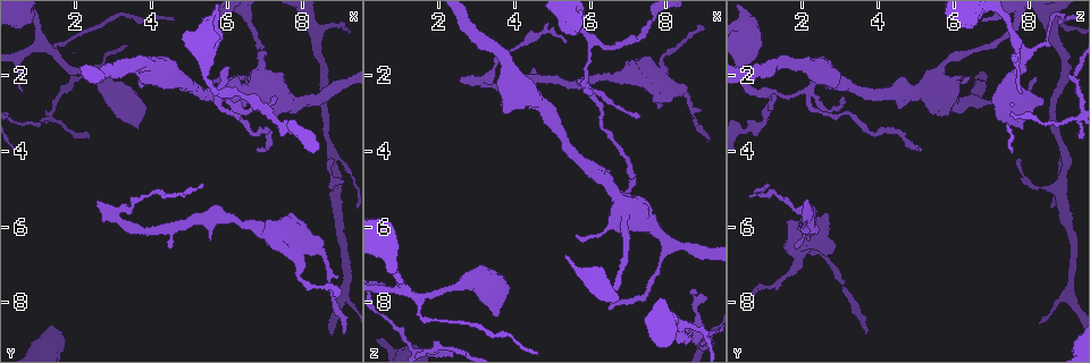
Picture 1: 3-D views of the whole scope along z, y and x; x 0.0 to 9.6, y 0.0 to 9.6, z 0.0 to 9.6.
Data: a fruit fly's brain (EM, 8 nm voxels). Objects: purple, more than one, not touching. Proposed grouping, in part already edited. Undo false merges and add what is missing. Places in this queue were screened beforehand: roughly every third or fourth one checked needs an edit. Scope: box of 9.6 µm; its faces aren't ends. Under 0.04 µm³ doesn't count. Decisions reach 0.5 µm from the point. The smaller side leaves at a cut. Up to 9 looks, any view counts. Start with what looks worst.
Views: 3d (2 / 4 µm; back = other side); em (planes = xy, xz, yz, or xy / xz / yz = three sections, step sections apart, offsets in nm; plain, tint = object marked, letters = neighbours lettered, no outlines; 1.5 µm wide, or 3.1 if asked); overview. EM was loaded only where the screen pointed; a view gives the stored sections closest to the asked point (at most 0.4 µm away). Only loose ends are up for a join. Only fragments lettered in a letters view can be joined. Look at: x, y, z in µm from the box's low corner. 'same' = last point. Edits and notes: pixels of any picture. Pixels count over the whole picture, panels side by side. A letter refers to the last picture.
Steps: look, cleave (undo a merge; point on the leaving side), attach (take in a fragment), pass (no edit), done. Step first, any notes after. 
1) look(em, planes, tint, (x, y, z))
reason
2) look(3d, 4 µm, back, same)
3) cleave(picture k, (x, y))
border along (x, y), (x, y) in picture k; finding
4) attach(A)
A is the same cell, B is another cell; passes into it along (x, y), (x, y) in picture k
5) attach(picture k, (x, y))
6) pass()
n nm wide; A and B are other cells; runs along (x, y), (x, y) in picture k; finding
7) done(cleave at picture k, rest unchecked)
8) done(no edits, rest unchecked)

look(3d, 2 µm, (2.60, 5.25, 2.10))
branch stops here

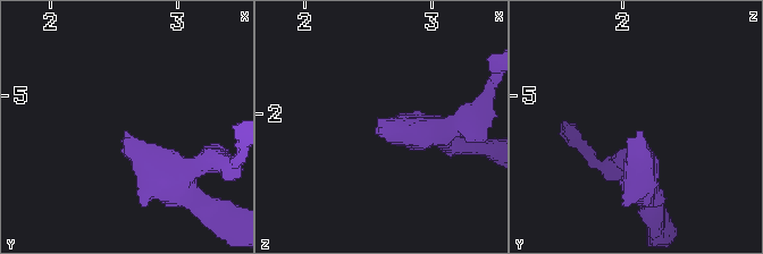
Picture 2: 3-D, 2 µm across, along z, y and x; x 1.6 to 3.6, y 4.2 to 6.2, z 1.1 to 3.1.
look(em, planes, letters, (2.56, 5.30, 2.12))

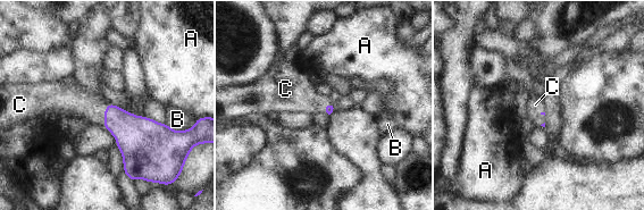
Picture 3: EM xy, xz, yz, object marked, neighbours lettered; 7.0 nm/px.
attach(C)
C touches over 170 nm; C is the same cell, A and B are other cells; the neuron continues

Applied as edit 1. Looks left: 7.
look(overview)

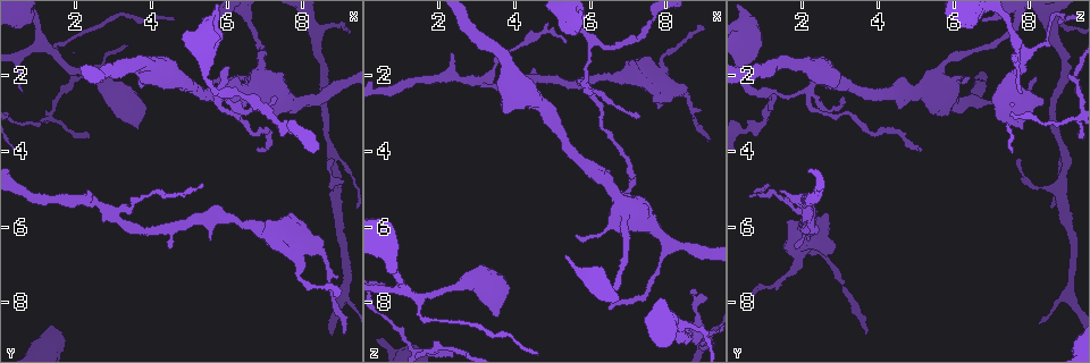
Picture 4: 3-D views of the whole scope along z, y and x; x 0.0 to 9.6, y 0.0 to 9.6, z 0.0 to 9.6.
look(3d, 4 µm, (4.45, 6.60, 1.85))
free end

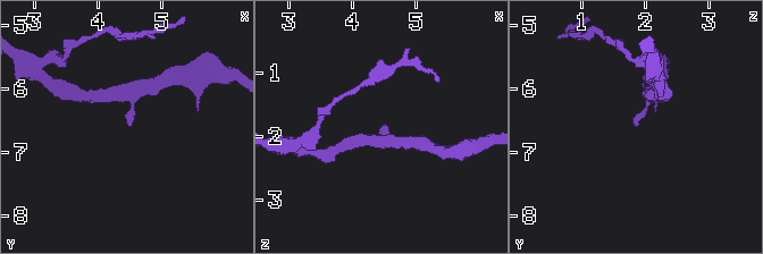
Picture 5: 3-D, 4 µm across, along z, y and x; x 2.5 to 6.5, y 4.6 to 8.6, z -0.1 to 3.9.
look(em, planes, letters, (4.45, 6.55, 1.85))

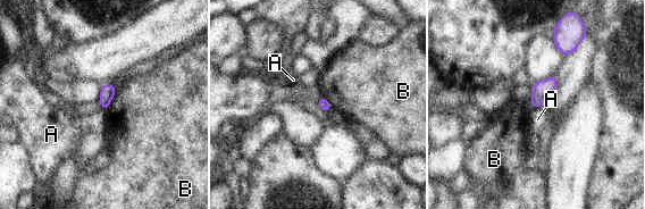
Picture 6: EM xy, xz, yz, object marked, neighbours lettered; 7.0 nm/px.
pass()
A and B are other cells; border along (102, 109), (106, 110) in picture 6; none of them fits

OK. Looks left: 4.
look(em, planes, letters, (7.60, 6.60, 1.50))
an open end

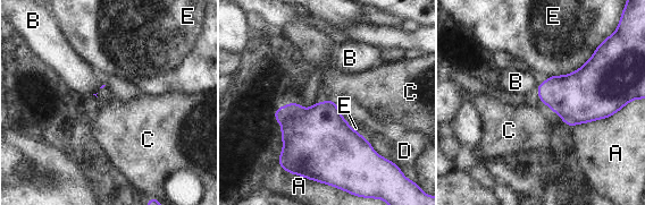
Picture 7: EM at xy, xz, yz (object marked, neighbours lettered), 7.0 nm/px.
pass()
A, B, C, D and E are other cells; border along (327, 99), (335, 103) in picture 7; no lettered fragment goes on from it

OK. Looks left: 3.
look(3d, 2 µm, (6.85, 3.95, 5.00))
end of a long branch

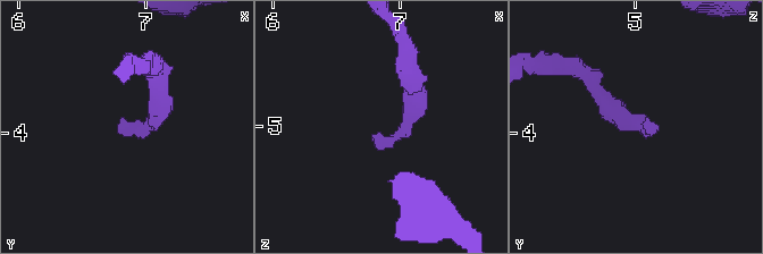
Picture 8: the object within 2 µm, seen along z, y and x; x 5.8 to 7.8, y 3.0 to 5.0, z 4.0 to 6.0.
look(em, yz, step 4, letters, (6.80, 3.92, 5.04))

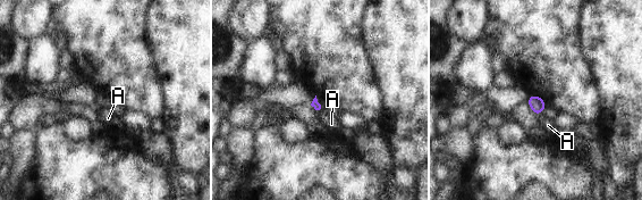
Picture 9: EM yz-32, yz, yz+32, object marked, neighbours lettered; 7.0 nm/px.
pass()
A is another cell; border along (324, 108), (319, 113) in picture 9; no lettered fragment goes on from it

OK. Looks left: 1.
done(attach at picture 3, rest unchecked)

